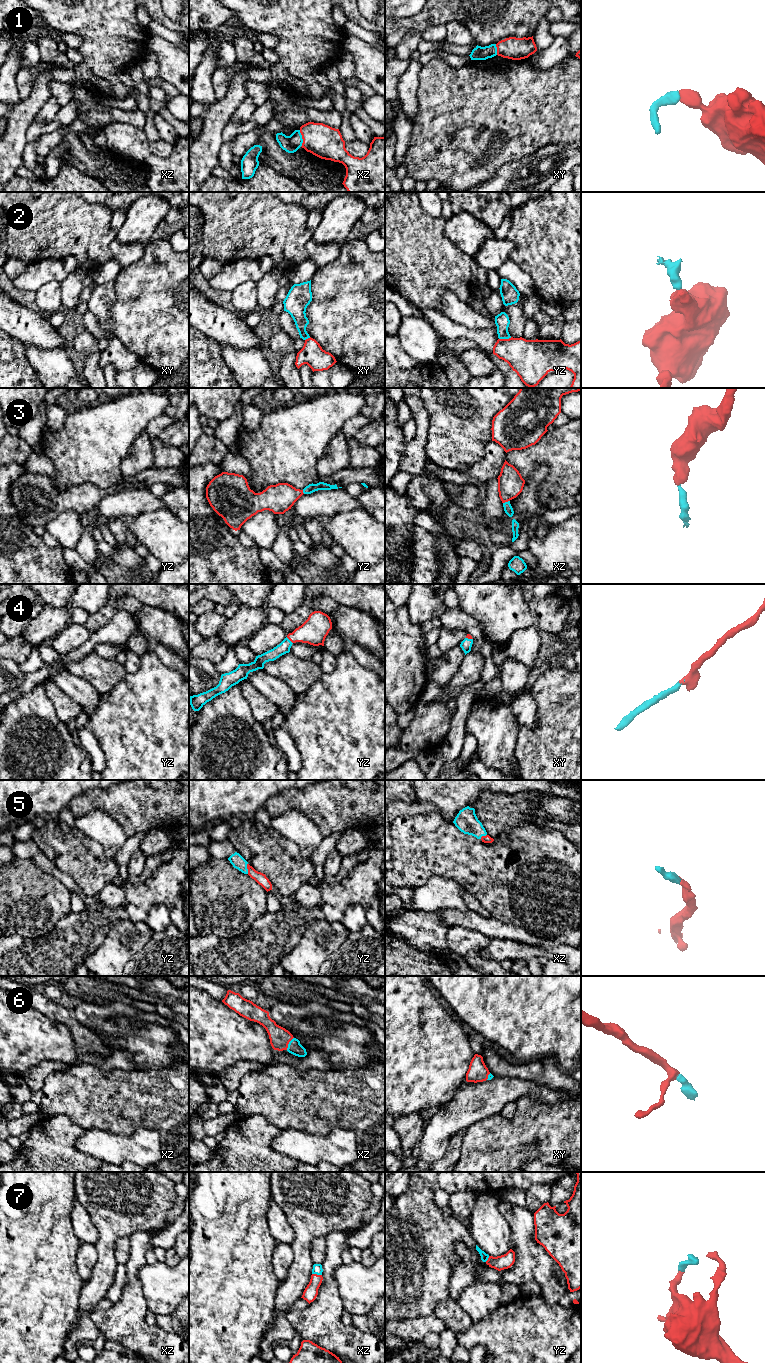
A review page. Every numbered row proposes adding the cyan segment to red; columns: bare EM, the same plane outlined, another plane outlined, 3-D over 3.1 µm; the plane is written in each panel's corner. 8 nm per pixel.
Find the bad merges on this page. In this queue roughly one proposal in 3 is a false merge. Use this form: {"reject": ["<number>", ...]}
{"reject": ["1", "2"]}

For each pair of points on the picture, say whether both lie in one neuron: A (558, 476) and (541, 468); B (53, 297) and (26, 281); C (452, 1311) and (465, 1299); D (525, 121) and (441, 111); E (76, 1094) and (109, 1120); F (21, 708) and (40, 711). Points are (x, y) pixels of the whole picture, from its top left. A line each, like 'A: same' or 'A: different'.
A: different
B: different
C: different
D: same
E: same
F: same

